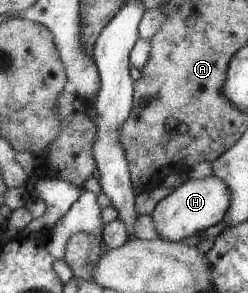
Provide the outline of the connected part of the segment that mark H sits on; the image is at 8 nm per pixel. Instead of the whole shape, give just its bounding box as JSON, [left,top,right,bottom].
[149,175,229,241]

